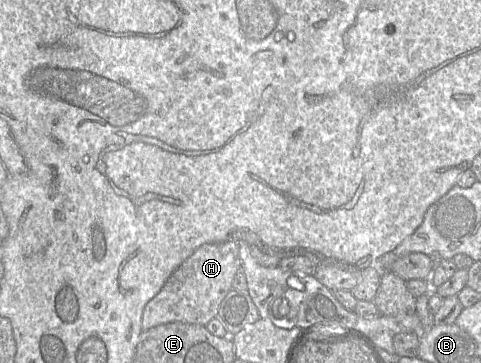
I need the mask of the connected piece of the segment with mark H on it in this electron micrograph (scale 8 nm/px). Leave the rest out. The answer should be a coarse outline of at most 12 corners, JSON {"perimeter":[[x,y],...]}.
{"perimeter":[[234,241],[198,247],[145,305],[142,330],[206,325],[241,270]]}

